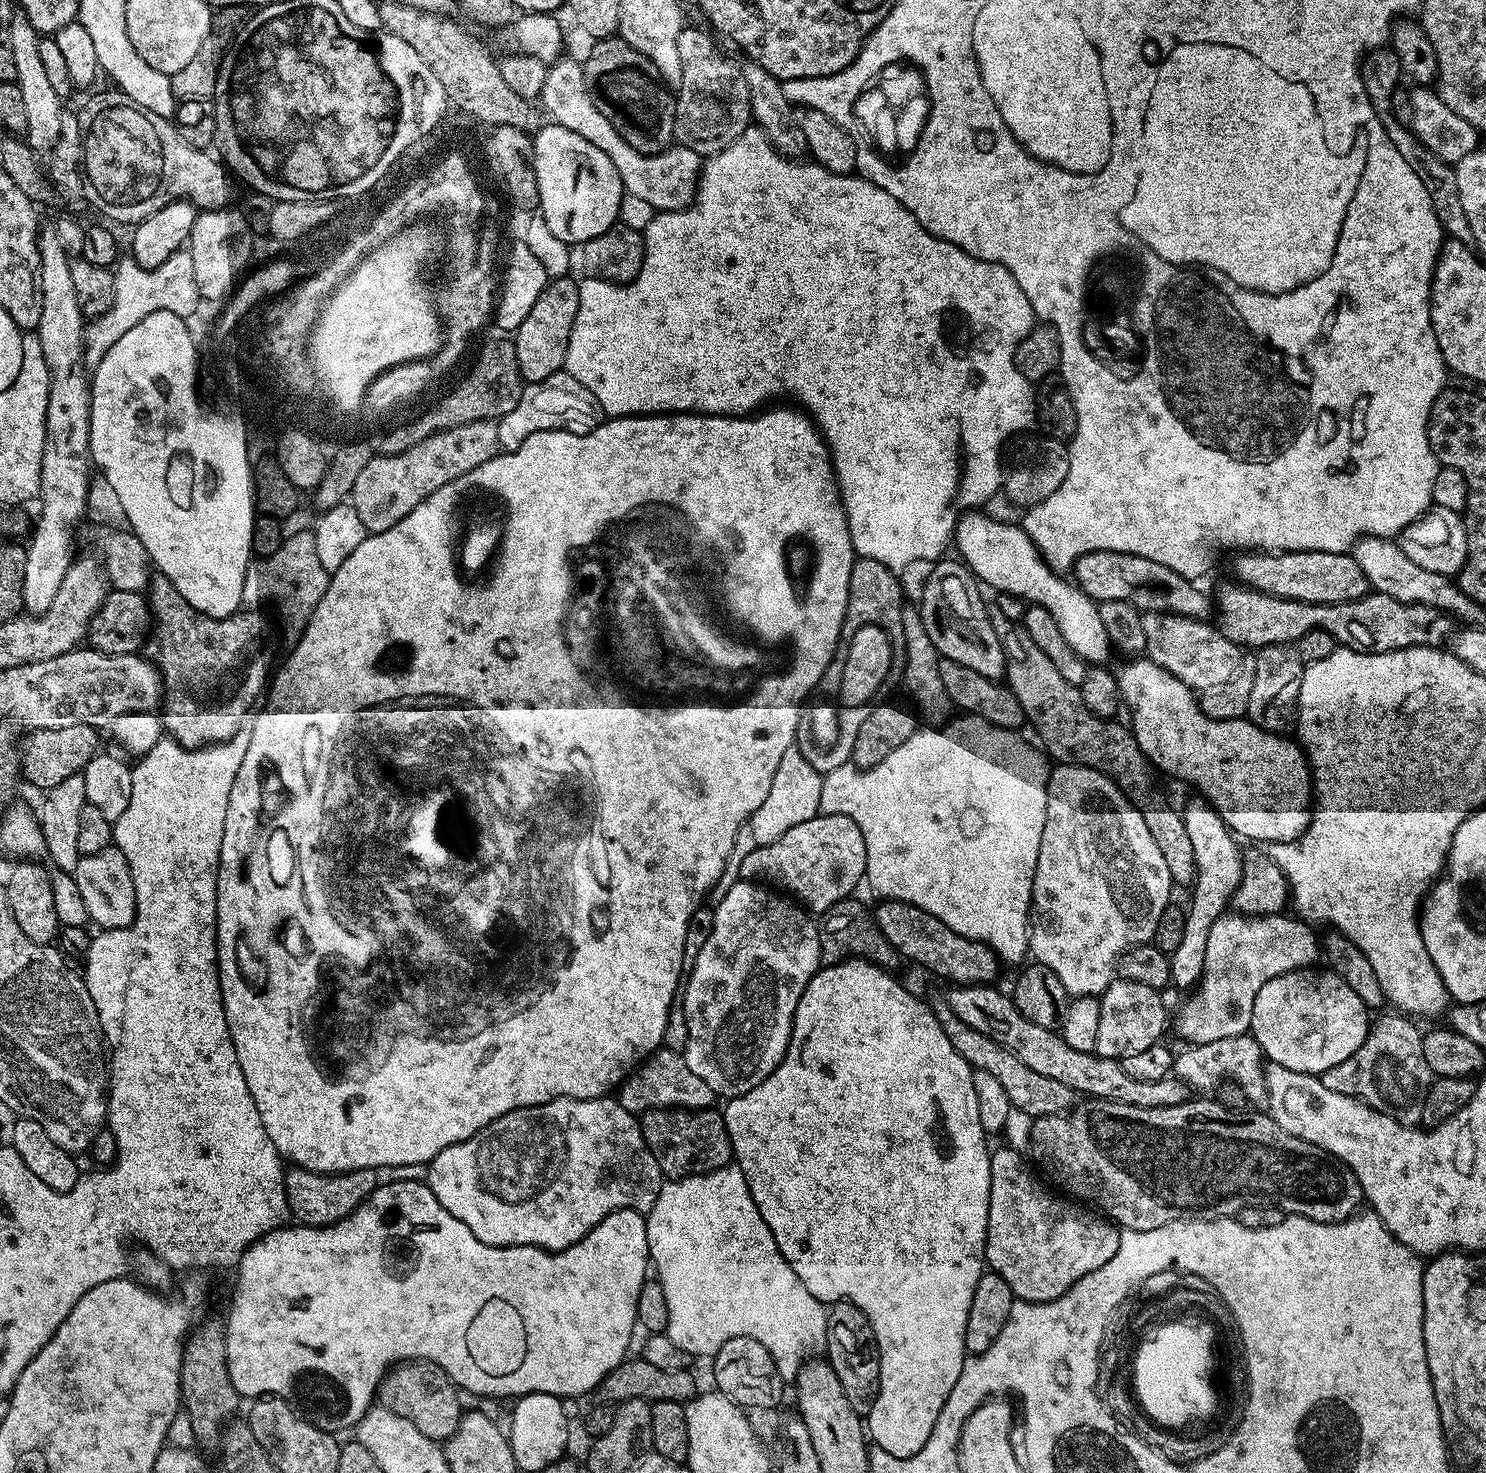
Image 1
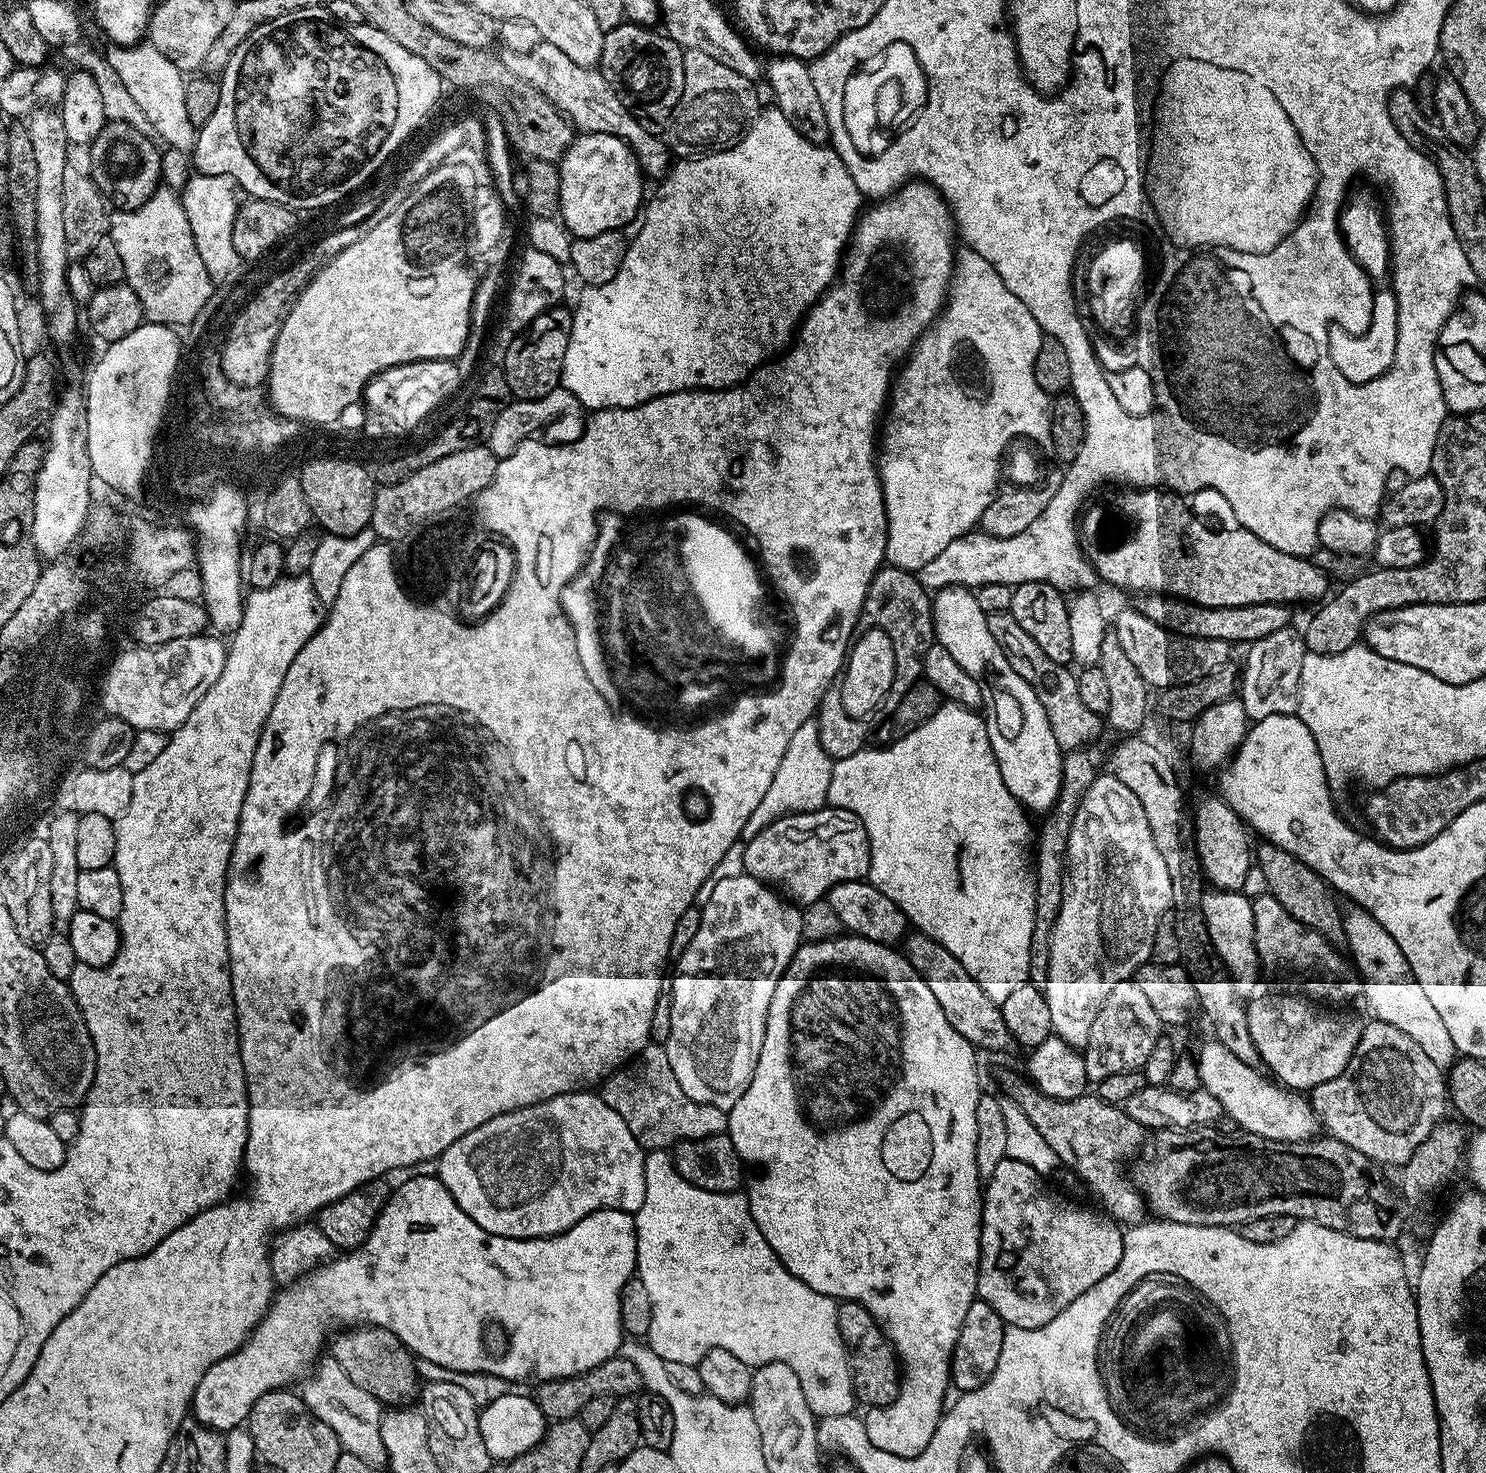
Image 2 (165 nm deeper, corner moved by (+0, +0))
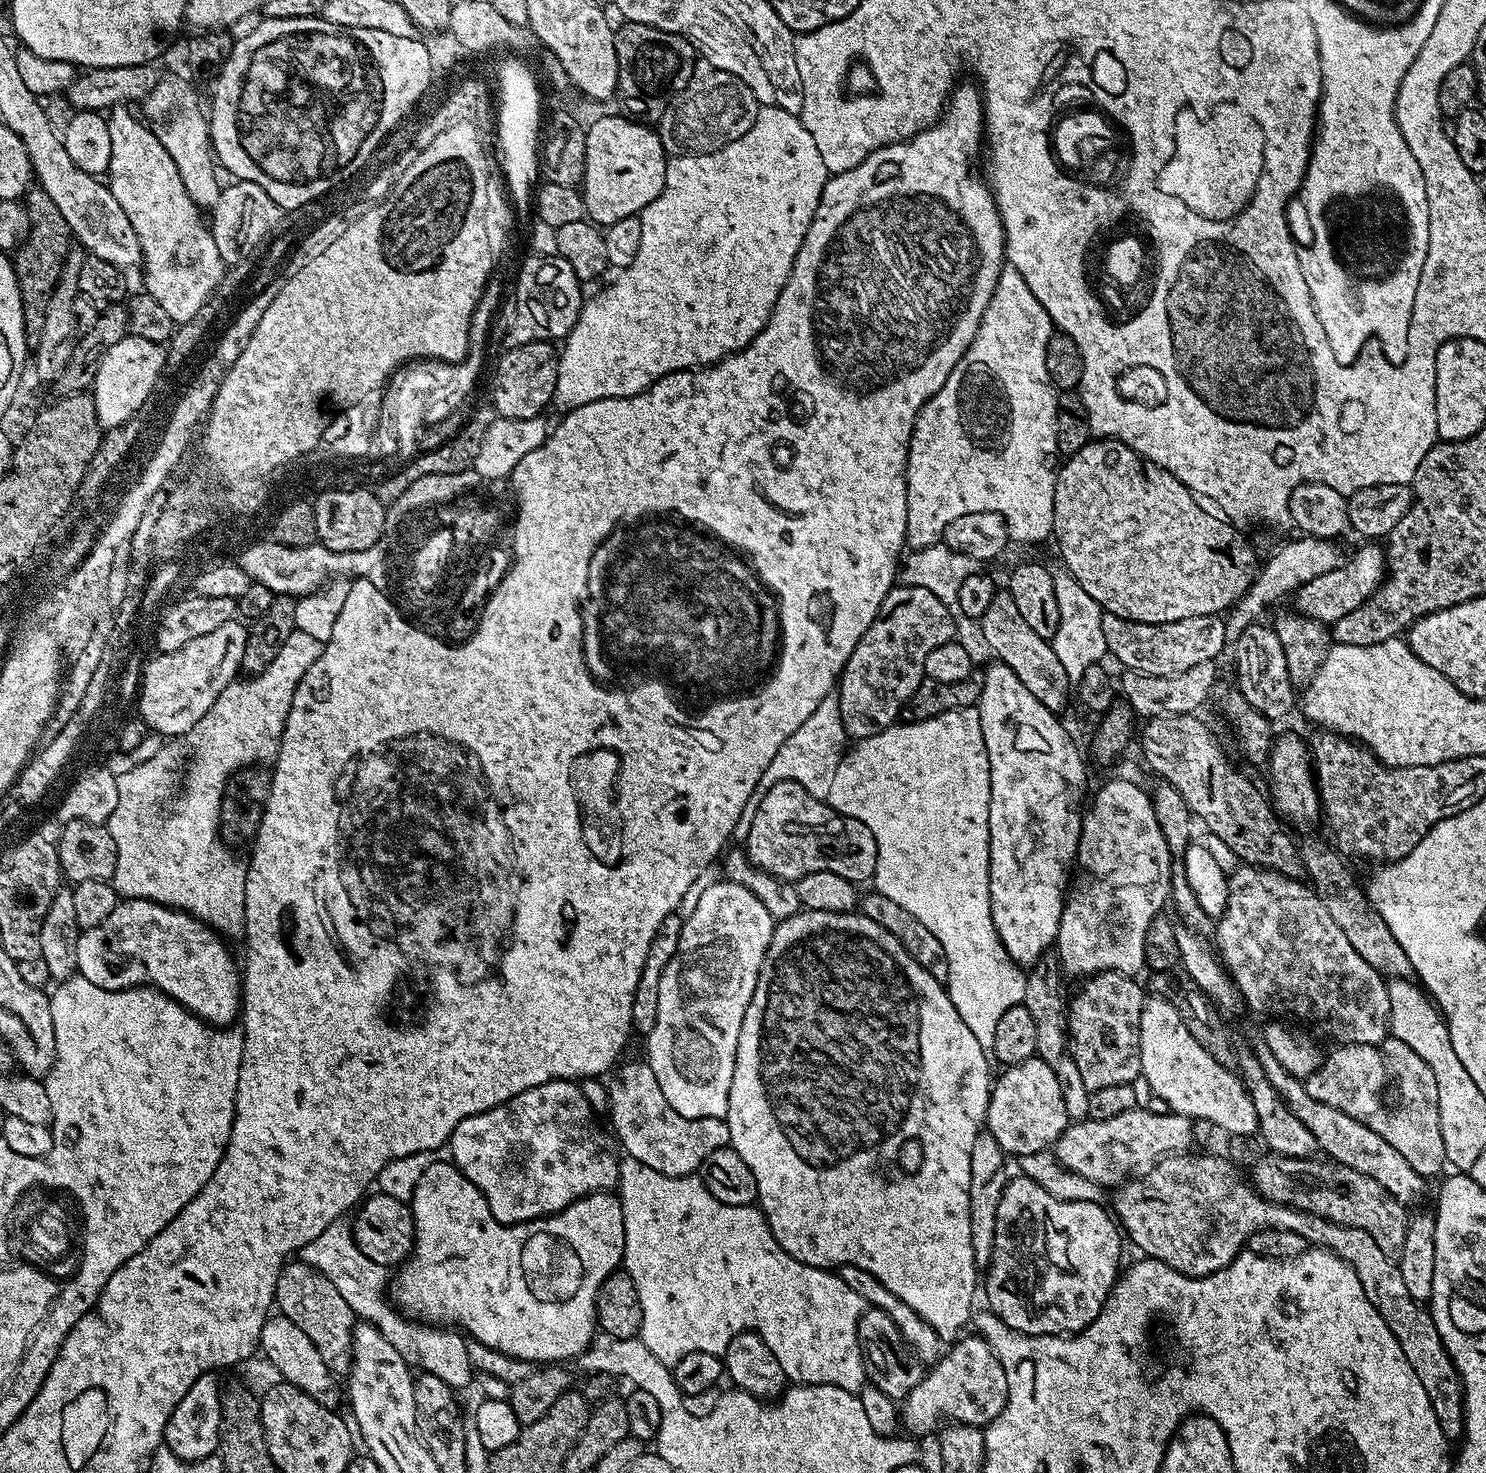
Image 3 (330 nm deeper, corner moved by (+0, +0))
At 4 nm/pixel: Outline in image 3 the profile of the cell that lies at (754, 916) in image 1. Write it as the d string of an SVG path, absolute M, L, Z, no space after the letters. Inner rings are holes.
M727 878L709 886L702 898L698 898L694 914L684 921L678 950L674 958L670 958L666 970L662 970L658 982L658 1022L654 1030L646 1033L646 1063L650 1070L654 1070L654 1078L658 1078L658 1086L666 1102L670 1102L682 1118L722 1120L728 1115L730 1082L734 1082L734 1062L738 1054L742 1018L746 1018L750 998L754 998L754 986L758 986L758 974L776 925L770 910L762 904L762 898L746 890L746 886L738 886Z

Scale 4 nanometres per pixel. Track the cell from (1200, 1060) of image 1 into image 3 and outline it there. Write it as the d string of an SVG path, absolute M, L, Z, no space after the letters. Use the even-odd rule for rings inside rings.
M1134 1107L1115 1118L1085 1119L1069 1123L1068 1129L1054 1145L1054 1155L1061 1168L1105 1190L1111 1190L1115 1184L1123 1185L1129 1178L1147 1172L1162 1156L1188 1152L1194 1144L1192 1124L1191 1116L1173 1111L1154 1114L1146 1107Z

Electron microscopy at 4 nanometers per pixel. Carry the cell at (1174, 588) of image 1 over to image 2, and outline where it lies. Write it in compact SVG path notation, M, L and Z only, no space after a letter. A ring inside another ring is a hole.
M1150 592L1135 597L1134 607L1150 622L1167 628L1176 636L1186 638L1210 638L1218 642L1226 642L1230 646L1244 644L1251 646L1255 640L1266 638L1270 634L1278 634L1278 630L1289 627L1293 623L1293 609L1287 604L1271 604L1262 602L1254 606L1206 606L1195 604L1189 600L1181 600L1178 596L1165 596L1163 592Z

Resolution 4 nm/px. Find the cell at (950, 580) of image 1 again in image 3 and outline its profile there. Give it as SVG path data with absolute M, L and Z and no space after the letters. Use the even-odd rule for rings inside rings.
M999 662L992 665L984 672L984 678L979 681L980 695L978 707L980 710L980 721L982 722L982 738L986 742L986 754L990 758L990 914L994 918L994 930L1013 962L1021 966L1031 966L1042 958L1056 943L1056 935L1062 922L1062 910L1066 903L1066 897L1070 887L1068 875L1076 864L1076 851L1080 841L1080 826L1082 823L1082 805L1085 803L1084 791L1088 788L1088 772L1084 769L1084 760L1072 741L1072 736L1060 725L1061 717L1050 711L1022 682L1018 682L1018 674L1010 670L1010 666Z

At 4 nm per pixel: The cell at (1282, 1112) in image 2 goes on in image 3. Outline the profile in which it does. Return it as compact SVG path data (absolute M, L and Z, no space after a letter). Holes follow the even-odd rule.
M1149 995L1144 1002L1142 1010L1142 1022L1140 1023L1140 1071L1150 1082L1150 1090L1153 1096L1162 1098L1171 1111L1191 1116L1193 1121L1208 1119L1217 1129L1224 1134L1252 1134L1257 1131L1256 1115L1254 1114L1254 1102L1248 1097L1248 1091L1244 1088L1243 1081L1233 1072L1232 1068L1224 1068L1198 1042L1194 1042L1194 1034L1186 1030L1186 1022L1161 996Z

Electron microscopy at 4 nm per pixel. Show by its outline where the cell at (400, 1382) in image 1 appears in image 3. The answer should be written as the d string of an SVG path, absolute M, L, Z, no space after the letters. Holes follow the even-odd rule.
M296 1258L284 1265L276 1287L275 1307L279 1315L290 1318L298 1330L306 1333L306 1338L314 1342L314 1350L322 1354L322 1362L334 1374L344 1374L352 1366L352 1330L354 1317L346 1298L338 1294L338 1289L330 1278L314 1270L303 1260Z

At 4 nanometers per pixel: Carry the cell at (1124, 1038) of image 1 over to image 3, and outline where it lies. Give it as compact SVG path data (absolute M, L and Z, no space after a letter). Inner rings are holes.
M1097 972L1095 976L1087 977L1087 979L1085 979L1083 981L1083 983L1081 983L1084 985L1082 985L1081 988L1078 989L1077 992L1073 994L1073 996L1071 993L1070 999L1068 1000L1068 1031L1067 1031L1068 1038L1070 1041L1070 1064L1071 1064L1071 1067L1072 1067L1072 1064L1074 1067L1076 1067L1075 1075L1084 1081L1086 1090L1089 1093L1093 1092L1094 1090L1102 1090L1103 1088L1105 1088L1105 1086L1122 1086L1123 1084L1131 1085L1136 1078L1138 1078L1140 1075L1142 1075L1142 1073L1140 1071L1140 1023L1142 1022L1142 1010L1144 1009L1146 992L1145 992L1145 989L1142 987L1142 984L1141 984L1142 989L1140 989L1140 984L1138 981L1139 981L1139 979L1136 979L1136 978L1133 978L1130 976L1124 976L1124 975L1122 975L1121 972Z

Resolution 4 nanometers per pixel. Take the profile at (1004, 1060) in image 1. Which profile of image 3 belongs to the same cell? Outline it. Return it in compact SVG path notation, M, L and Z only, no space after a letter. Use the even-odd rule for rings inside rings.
M1177 1152L1171 1156L1162 1156L1147 1172L1129 1179L1128 1206L1119 1208L1119 1223L1125 1237L1133 1240L1141 1248L1145 1257L1161 1260L1166 1266L1178 1270L1183 1276L1209 1276L1218 1270L1227 1268L1230 1261L1247 1245L1253 1232L1273 1228L1274 1230L1294 1230L1302 1234L1309 1246L1328 1249L1336 1257L1342 1258L1354 1270L1356 1282L1362 1286L1364 1299L1378 1310L1380 1322L1385 1324L1390 1334L1394 1334L1396 1347L1402 1350L1404 1362L1414 1366L1418 1374L1420 1388L1426 1390L1428 1405L1434 1406L1434 1414L1442 1426L1442 1434L1449 1442L1456 1442L1464 1435L1464 1388L1460 1385L1460 1375L1434 1326L1431 1311L1421 1301L1410 1298L1402 1282L1399 1267L1378 1247L1378 1242L1354 1226L1342 1226L1330 1222L1321 1216L1292 1208L1289 1204L1275 1204L1265 1196L1257 1196L1251 1183L1240 1177L1241 1169L1223 1155L1192 1156L1188 1152Z

